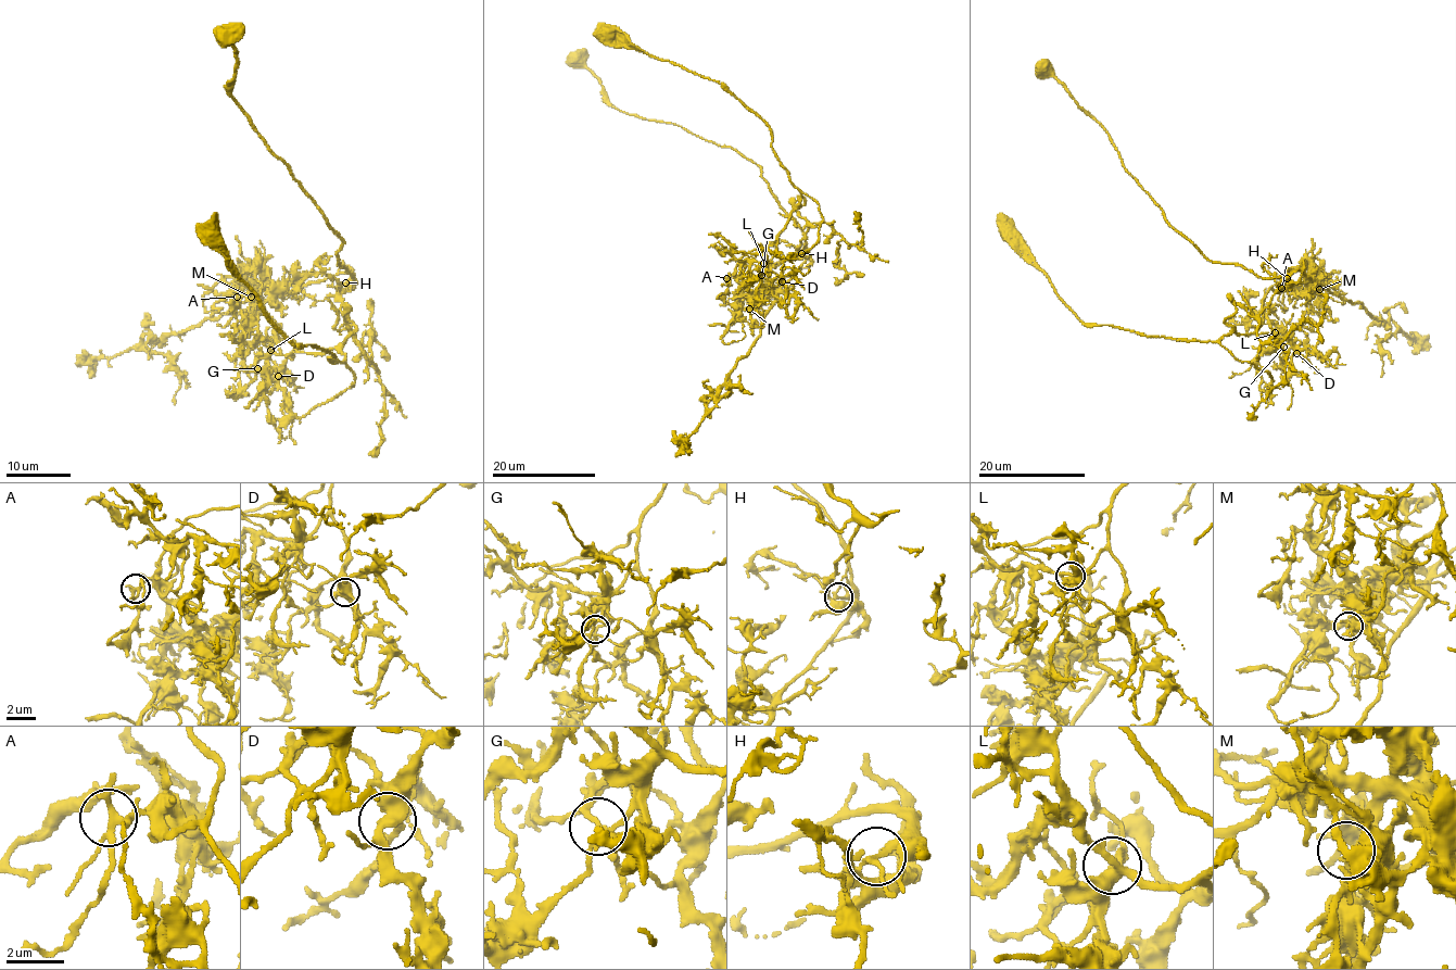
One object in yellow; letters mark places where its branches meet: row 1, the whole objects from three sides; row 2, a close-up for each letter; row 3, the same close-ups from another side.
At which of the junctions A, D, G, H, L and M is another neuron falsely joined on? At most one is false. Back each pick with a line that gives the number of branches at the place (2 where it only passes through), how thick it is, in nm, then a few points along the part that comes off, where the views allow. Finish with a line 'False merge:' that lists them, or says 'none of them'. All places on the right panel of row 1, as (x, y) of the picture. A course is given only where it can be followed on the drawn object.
H: 5 branches meet; 190 nm thick; foreign part runs (1286, 279), (1258, 315), (1236, 304), (1225, 322), (1232, 330), (1215, 341), (1085, 325), (999, 213)
False merge: H

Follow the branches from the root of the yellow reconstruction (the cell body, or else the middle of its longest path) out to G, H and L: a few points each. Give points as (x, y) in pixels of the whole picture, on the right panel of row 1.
G: (1009, 230), (1085, 325), (1198, 341), (1216, 341), (1233, 330), (1269, 334), (1283, 347)
H: (1009, 230), (1085, 325), (1149, 337), (1216, 341), (1232, 329), (1225, 322), (1236, 304), (1256, 316), (1286, 279)
L: (1009, 230), (1085, 325), (1113, 325), (1149, 337), (1198, 341), (1216, 341), (1233, 330), (1270, 336), (1275, 332)

